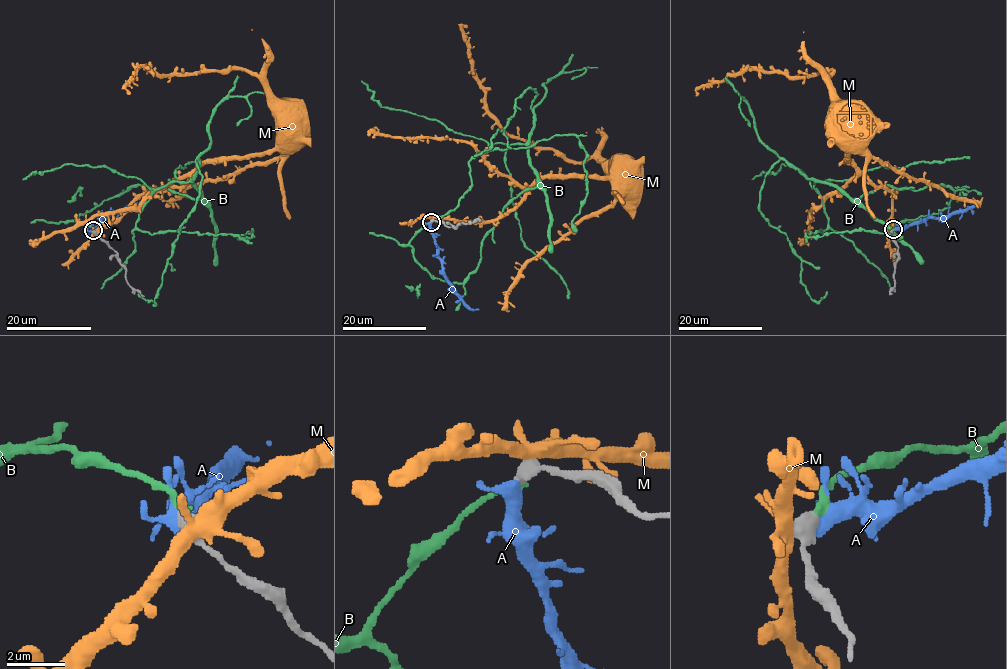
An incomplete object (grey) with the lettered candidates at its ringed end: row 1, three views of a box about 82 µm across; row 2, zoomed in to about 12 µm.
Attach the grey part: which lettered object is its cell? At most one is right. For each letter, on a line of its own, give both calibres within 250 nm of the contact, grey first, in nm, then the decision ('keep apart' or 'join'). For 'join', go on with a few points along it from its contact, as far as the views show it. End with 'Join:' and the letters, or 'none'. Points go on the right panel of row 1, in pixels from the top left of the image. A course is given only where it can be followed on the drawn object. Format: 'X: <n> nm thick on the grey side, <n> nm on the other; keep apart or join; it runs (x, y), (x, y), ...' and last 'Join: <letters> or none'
A: 600 nm thick on the grey side, 340 nm on the other; keep apart
B: 550 nm thick on the grey side, 300 nm on the other; join; it runs (893, 229), (939, 213), (953, 191), (890, 185), (850, 200), (814, 181), (828, 227), (807, 236), (902, 237)
M: 600 nm thick on the grey side, 420 nm on the other; keep apart
Join: B

